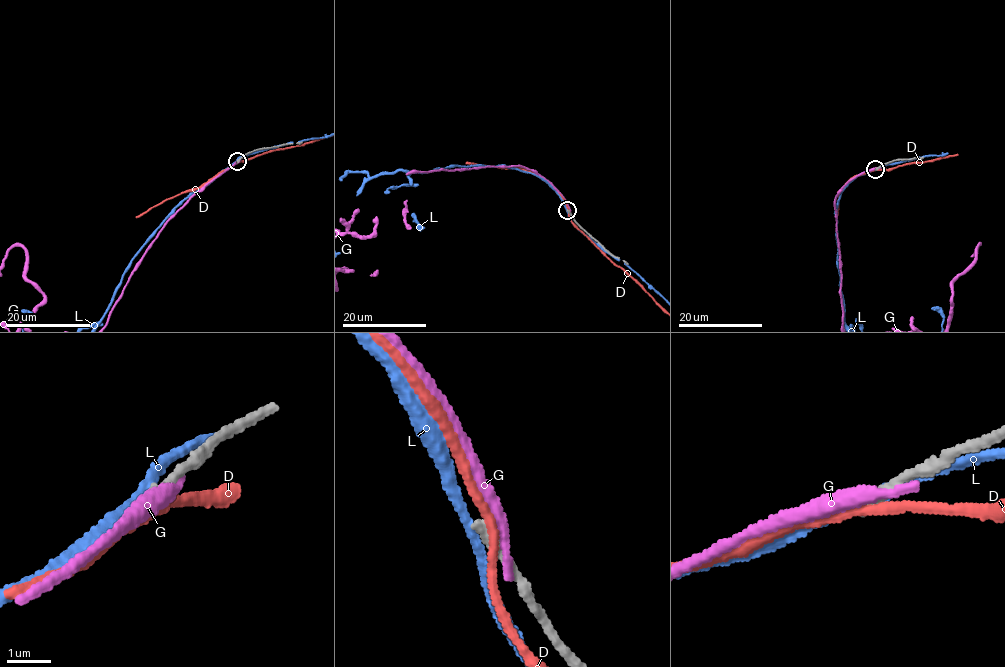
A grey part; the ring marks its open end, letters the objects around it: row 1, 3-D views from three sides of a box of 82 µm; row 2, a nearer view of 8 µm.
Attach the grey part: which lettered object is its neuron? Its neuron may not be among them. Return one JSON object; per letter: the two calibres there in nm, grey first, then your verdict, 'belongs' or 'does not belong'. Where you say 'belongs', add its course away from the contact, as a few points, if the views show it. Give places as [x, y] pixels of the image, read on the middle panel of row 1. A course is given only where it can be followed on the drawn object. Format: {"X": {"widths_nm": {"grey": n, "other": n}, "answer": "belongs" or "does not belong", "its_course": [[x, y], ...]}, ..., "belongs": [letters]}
{"D": {"widths_nm": {"grey": 320, "other": 200}, "answer": "does not belong"}, "G": {"widths_nm": {"grey": 360, "other": 380}, "answer": "does not belong"}, "L": {"widths_nm": {"grey": 340, "other": 220}, "answer": "does not belong"}, "belongs": []}

